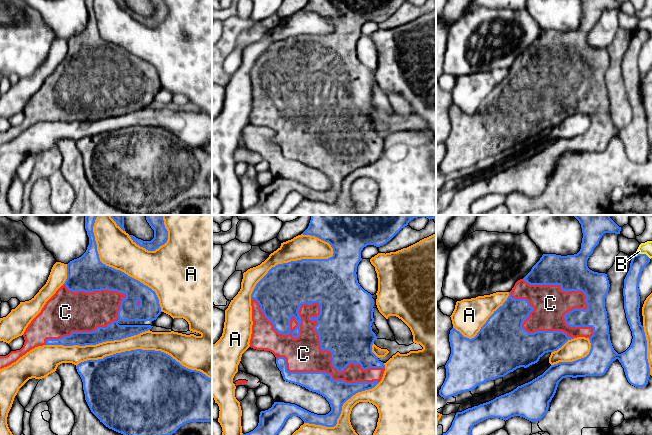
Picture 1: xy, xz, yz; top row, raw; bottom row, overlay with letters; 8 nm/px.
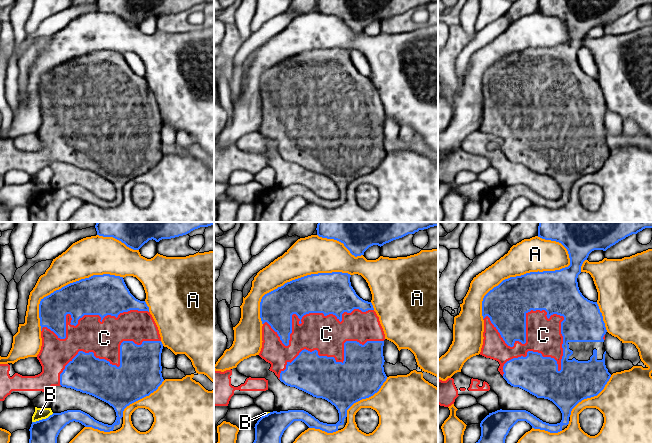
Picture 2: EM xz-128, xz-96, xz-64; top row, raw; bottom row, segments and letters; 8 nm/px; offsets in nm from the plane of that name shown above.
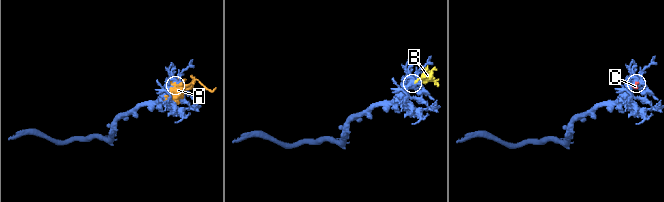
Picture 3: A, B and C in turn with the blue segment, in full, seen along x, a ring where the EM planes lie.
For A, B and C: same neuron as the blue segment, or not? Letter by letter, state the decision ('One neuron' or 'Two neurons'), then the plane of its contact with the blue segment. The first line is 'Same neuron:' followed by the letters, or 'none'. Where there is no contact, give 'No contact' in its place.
Same neuron: C
A: Two neurons. Touches blue in xy
B: Two neurons. Touches blue in yz
C: One neuron. Touches blue in xz

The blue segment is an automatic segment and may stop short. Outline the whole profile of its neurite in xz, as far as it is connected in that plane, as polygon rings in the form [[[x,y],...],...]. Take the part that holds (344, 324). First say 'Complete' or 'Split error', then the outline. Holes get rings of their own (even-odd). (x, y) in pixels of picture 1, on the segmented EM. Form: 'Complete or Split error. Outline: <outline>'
Split error. Outline: [[[311,215],[309,226],[302,234],[328,242],[333,248],[333,256],[291,261],[278,264],[268,271],[251,294],[253,325],[249,344],[253,349],[272,352],[283,379],[322,395],[329,402],[331,411],[326,415],[317,415],[295,404],[274,402],[271,408],[260,412],[258,426],[243,435],[277,435],[292,416],[300,417],[304,423],[334,427],[348,399],[358,392],[374,388],[381,381],[385,365],[372,352],[372,345],[377,339],[371,327],[374,322],[374,299],[358,283],[357,266],[364,247],[386,244],[417,217],[430,220],[435,219],[436,215]]]

